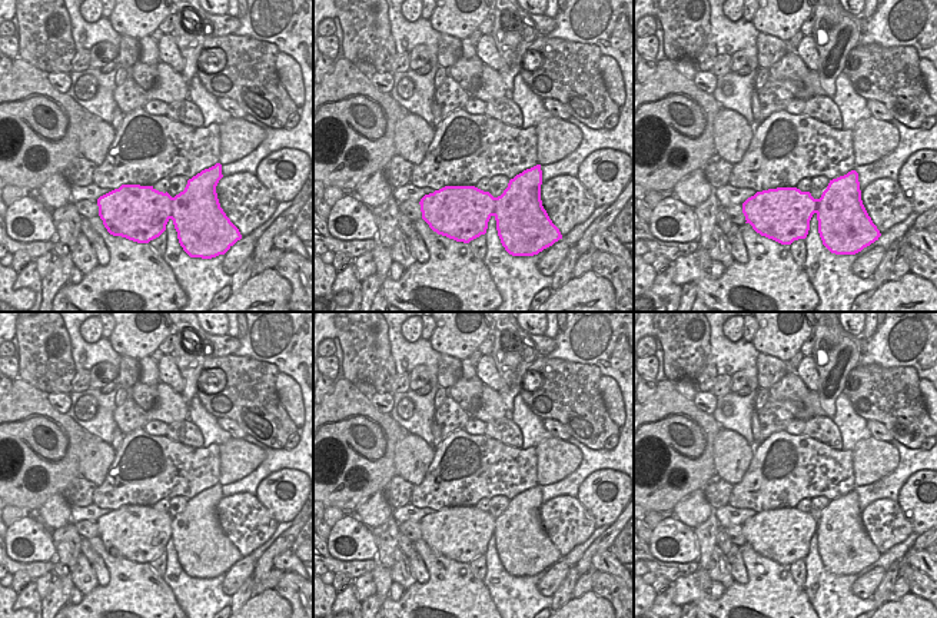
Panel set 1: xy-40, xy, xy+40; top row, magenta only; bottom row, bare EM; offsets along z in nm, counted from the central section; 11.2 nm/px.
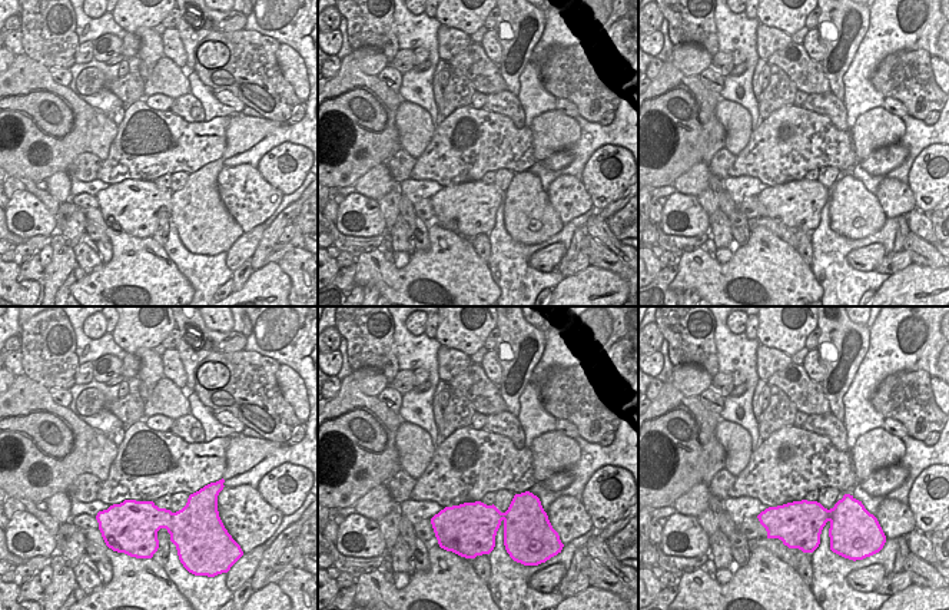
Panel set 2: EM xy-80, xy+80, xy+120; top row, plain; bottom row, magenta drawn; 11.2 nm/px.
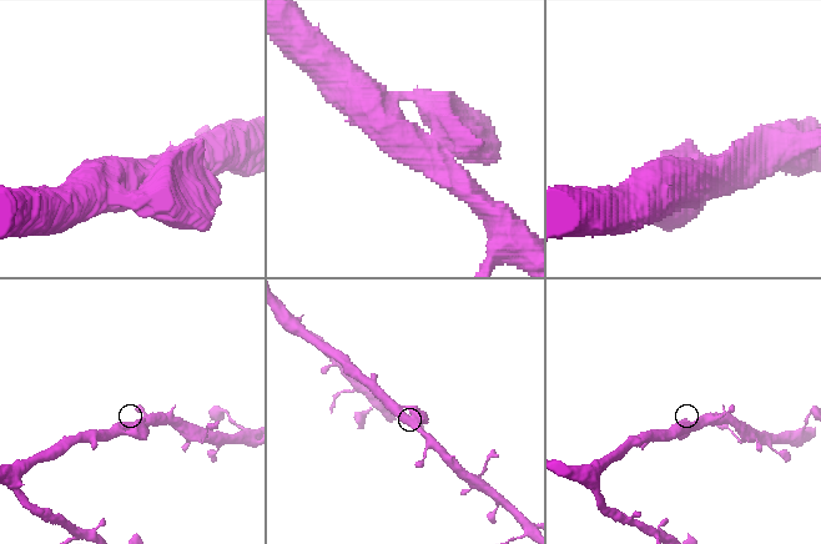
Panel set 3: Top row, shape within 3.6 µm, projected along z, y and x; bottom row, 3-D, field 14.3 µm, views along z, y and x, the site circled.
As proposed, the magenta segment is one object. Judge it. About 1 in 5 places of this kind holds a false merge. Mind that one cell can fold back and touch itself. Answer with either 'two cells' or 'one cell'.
one cell

